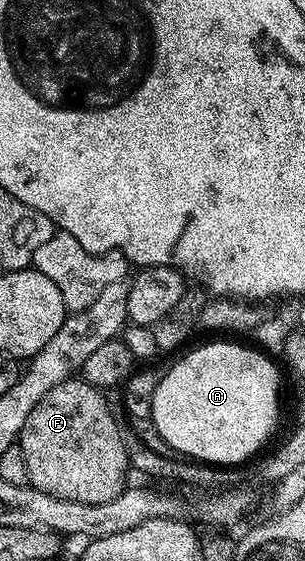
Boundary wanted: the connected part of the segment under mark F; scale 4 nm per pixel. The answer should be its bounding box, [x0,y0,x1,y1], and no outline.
[17,376,129,504]

